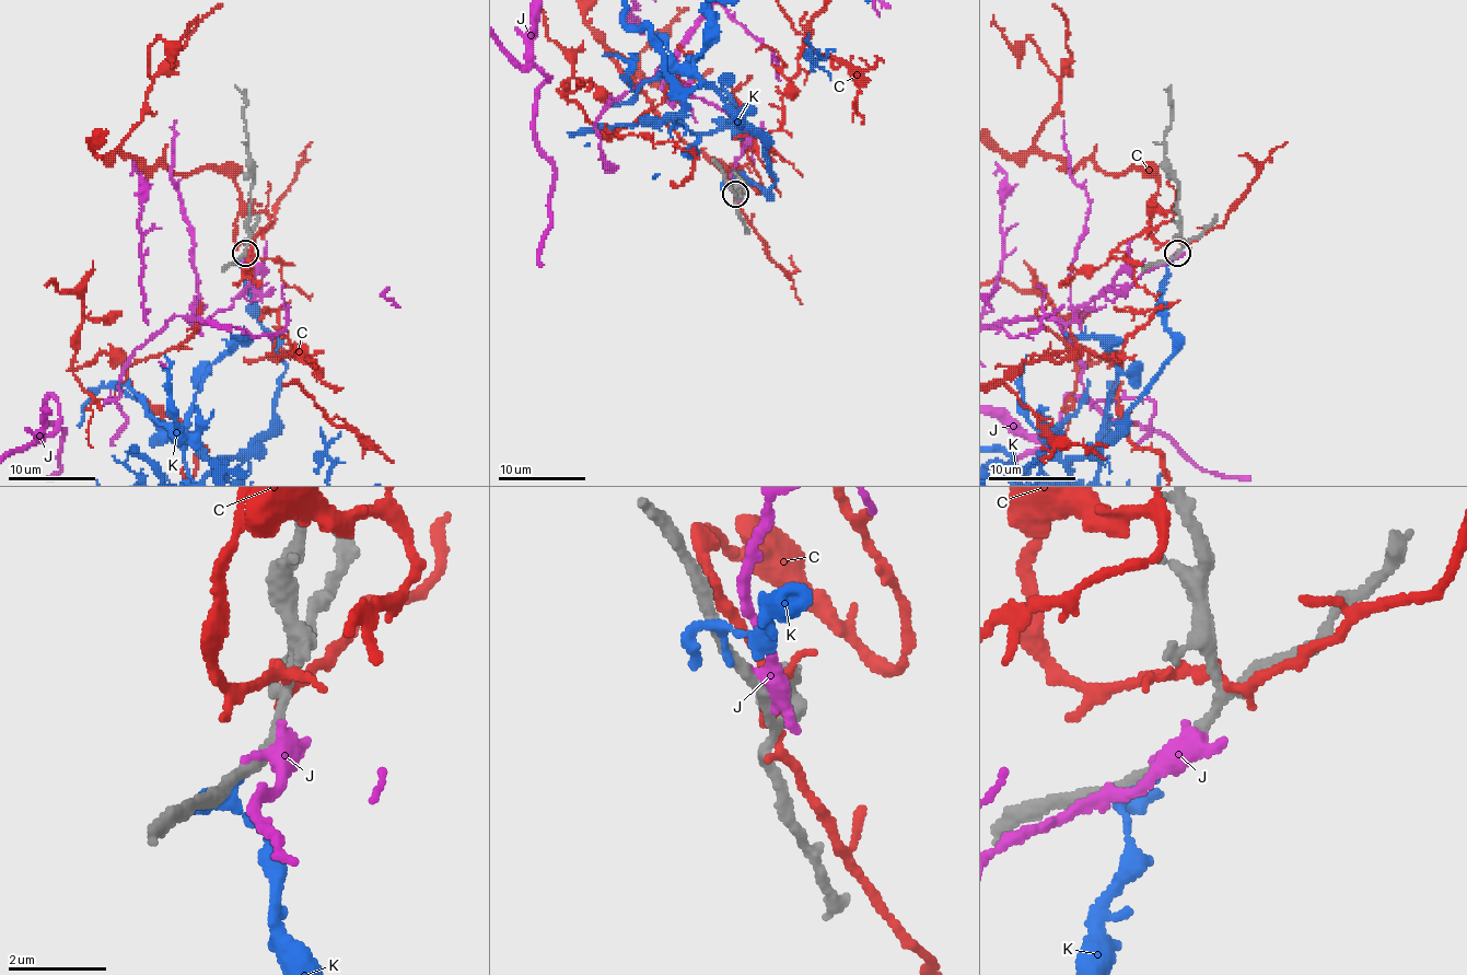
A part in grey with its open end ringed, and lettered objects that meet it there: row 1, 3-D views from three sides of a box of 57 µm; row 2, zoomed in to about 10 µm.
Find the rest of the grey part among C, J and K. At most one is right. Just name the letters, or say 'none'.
J

